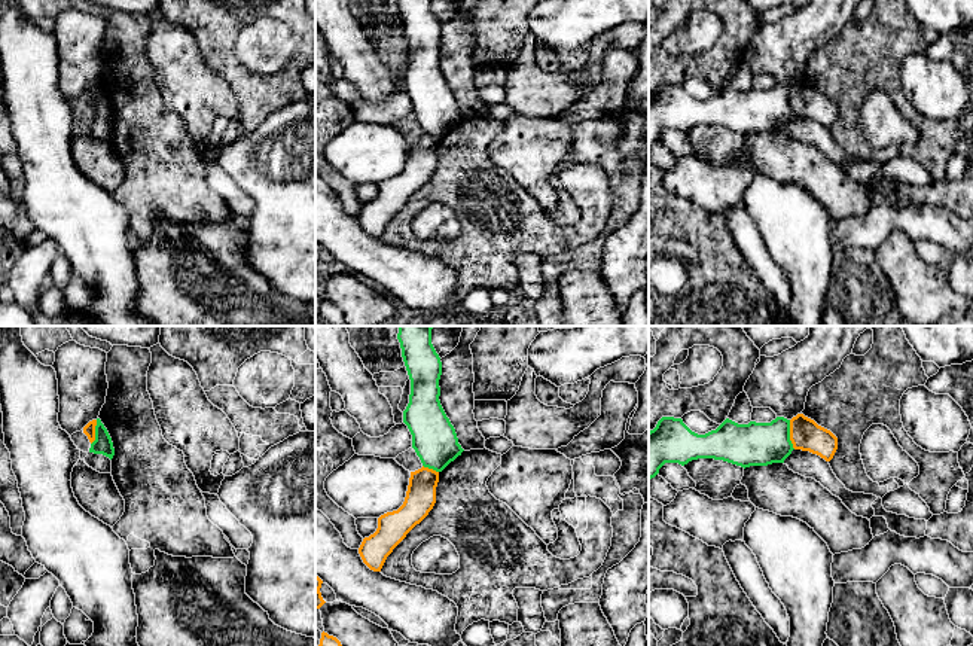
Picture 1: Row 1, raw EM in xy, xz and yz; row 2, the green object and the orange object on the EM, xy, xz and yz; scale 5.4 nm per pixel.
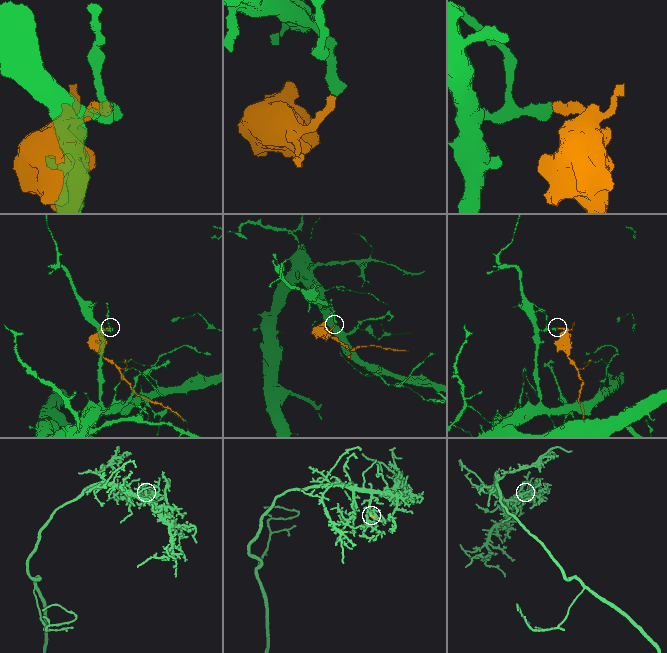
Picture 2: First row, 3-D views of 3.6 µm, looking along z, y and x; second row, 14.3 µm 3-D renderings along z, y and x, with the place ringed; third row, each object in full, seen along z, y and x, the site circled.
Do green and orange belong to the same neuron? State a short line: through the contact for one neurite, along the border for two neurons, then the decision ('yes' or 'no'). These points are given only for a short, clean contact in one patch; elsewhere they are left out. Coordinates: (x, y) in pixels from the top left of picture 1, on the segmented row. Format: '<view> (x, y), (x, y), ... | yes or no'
yz (789, 420), (789, 439), (795, 448) | no

